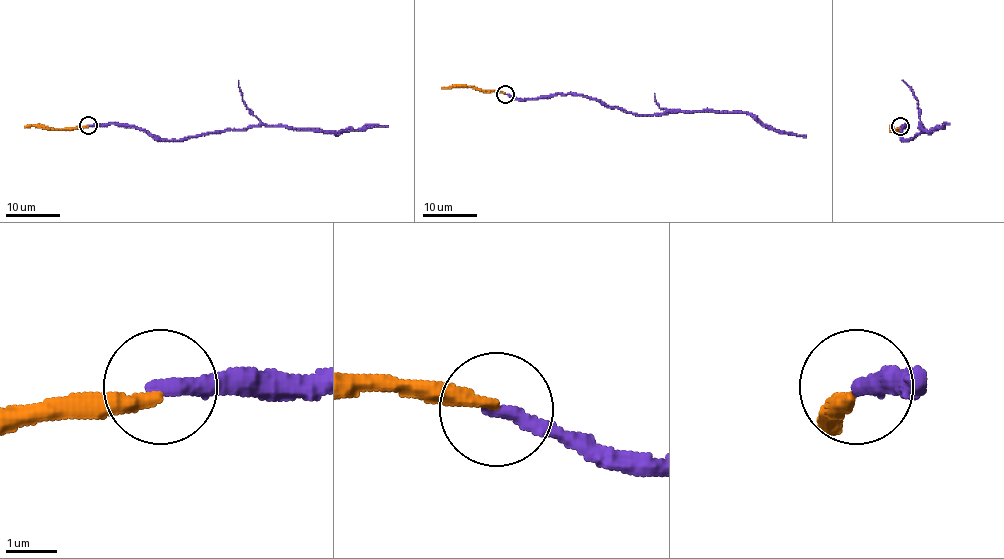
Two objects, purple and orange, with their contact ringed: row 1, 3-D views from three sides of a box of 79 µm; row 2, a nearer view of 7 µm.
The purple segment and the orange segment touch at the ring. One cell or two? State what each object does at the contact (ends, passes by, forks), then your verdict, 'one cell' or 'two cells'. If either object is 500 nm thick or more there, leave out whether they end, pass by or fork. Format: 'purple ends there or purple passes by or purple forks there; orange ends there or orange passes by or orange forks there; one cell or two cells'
purple ends there; orange ends there; one cell

